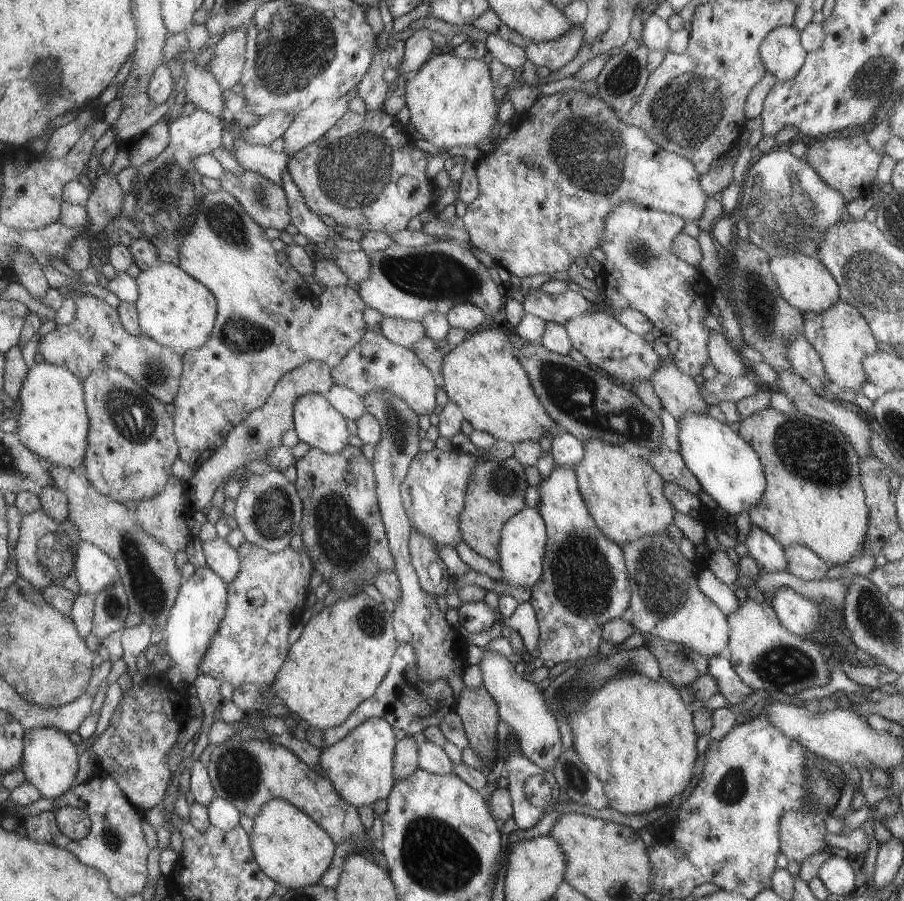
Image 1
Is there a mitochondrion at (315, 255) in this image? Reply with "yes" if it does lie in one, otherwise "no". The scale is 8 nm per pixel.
no

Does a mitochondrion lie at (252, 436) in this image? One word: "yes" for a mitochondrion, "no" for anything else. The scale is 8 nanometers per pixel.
yes

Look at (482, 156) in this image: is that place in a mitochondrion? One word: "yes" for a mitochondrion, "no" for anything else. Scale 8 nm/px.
no

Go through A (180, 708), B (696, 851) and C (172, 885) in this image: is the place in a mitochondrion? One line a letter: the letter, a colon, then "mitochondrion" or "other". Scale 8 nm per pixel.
A: other
B: other
C: other

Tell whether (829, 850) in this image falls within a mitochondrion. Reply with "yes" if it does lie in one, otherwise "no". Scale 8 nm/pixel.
no

